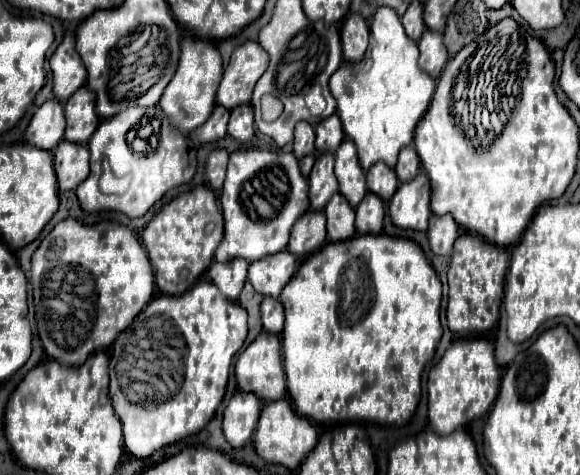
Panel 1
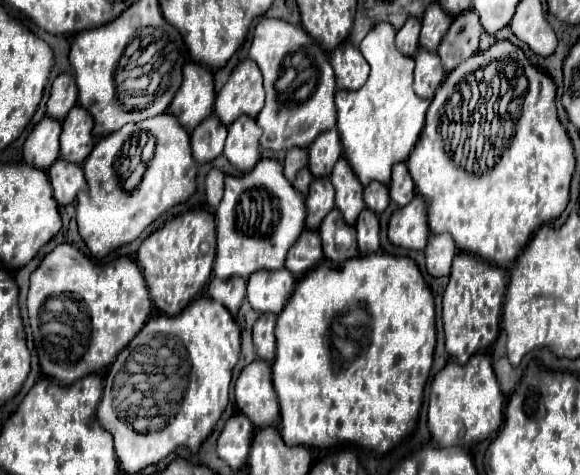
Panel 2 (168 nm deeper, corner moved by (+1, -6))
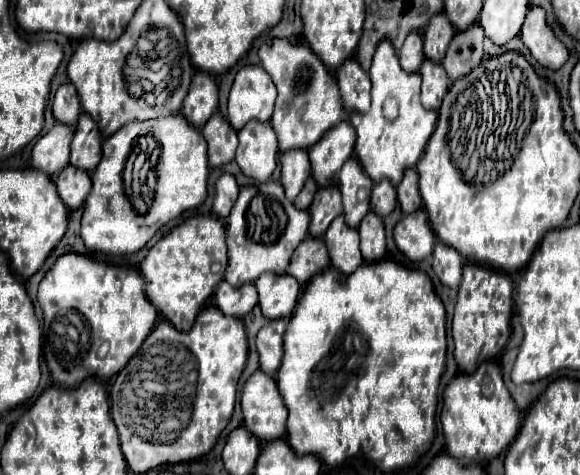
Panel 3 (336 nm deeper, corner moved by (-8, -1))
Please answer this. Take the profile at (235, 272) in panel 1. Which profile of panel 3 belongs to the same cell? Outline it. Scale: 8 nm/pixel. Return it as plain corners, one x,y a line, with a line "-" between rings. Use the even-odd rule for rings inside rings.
223,281
215,291
215,303
225,315
241,319
257,303
255,283
243,283
243,287
231,287
227,281

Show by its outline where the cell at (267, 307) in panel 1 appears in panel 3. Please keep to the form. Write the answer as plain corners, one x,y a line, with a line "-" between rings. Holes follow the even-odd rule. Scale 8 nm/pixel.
273,319
257,333
257,351
261,369
269,375
275,375
281,359
283,359
283,333
287,327
287,319

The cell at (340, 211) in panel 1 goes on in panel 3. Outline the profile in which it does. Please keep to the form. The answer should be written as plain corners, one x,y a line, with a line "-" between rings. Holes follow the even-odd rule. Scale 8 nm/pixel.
343,215
333,219
323,241
329,249
331,265
341,273
349,275
363,263
363,255
359,251
359,231
353,227
347,227

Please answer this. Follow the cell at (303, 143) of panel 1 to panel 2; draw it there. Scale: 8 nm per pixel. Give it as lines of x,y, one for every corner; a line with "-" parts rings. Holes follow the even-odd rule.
292,148
286,152
284,160
284,176
294,182
296,174
306,166
306,150
304,148

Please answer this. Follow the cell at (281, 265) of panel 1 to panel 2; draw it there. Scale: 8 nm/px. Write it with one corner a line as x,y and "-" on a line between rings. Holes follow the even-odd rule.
286,268
278,272
254,272
248,280
248,302
256,312
280,314
294,292
294,276

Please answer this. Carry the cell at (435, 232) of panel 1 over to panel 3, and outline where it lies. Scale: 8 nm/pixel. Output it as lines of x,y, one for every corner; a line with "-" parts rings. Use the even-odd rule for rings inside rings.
435,243
433,251
433,271
447,287
459,287
461,283
461,269
465,259
455,251
455,247
447,247
443,243

